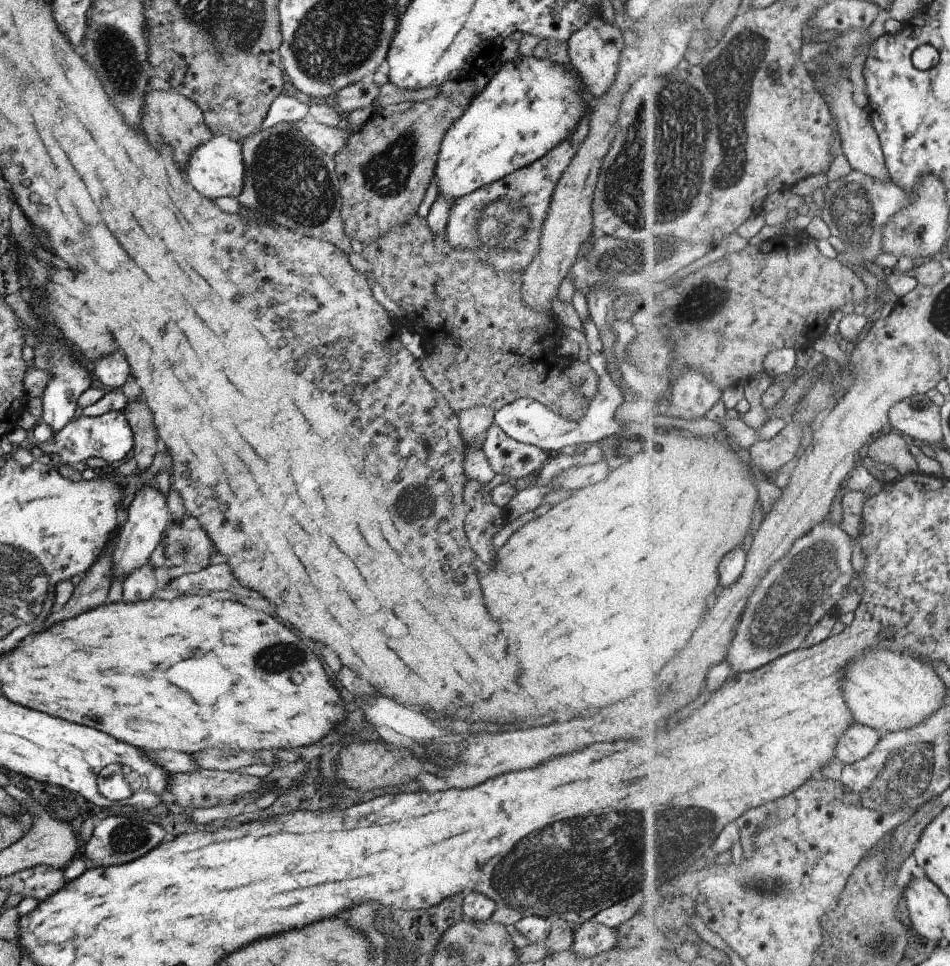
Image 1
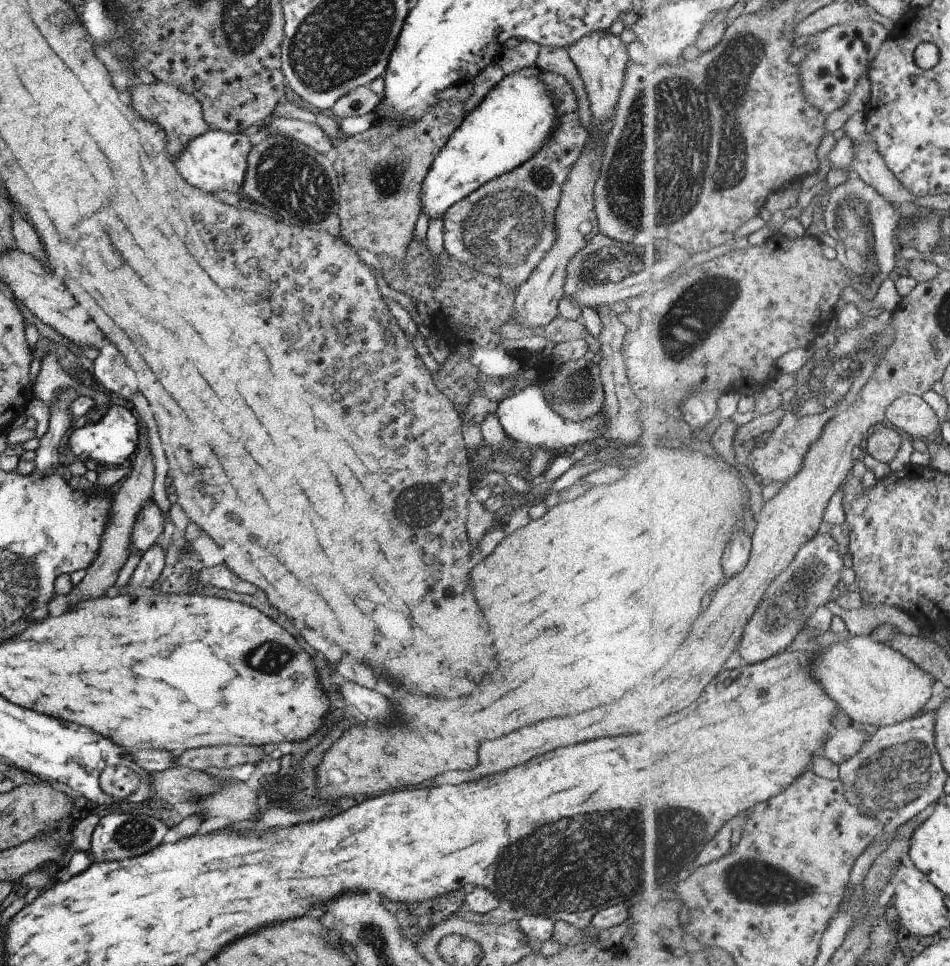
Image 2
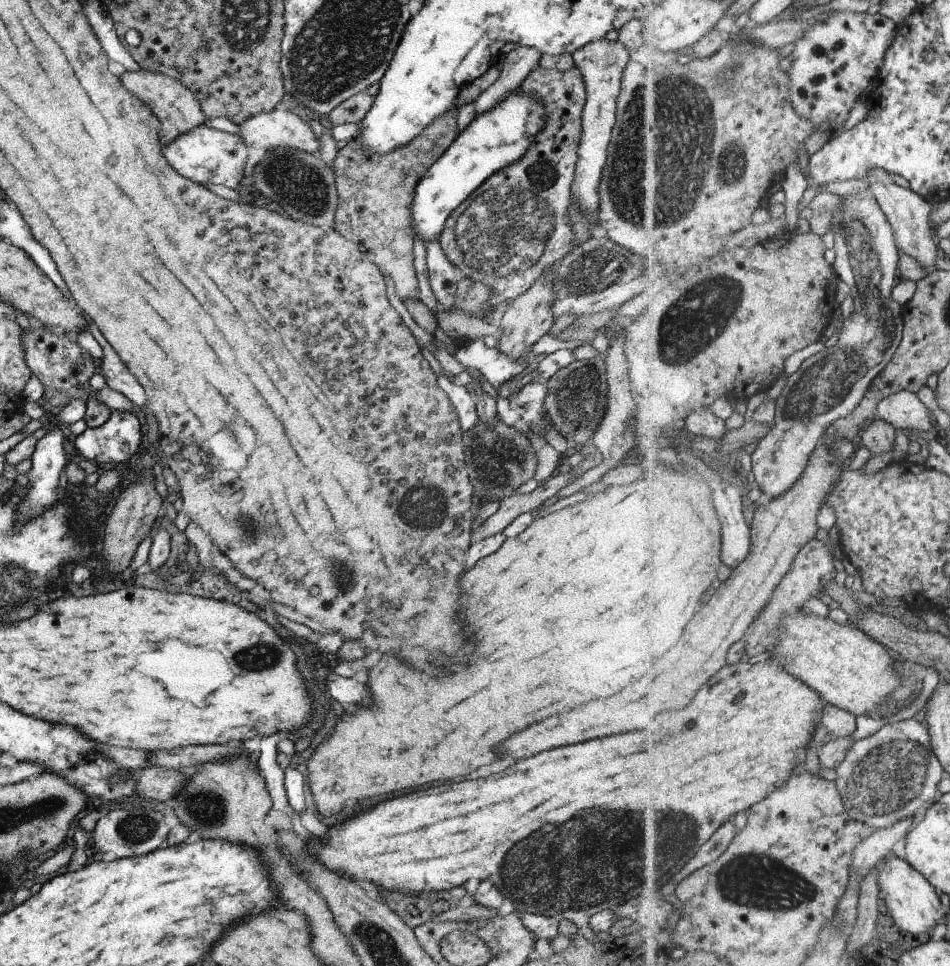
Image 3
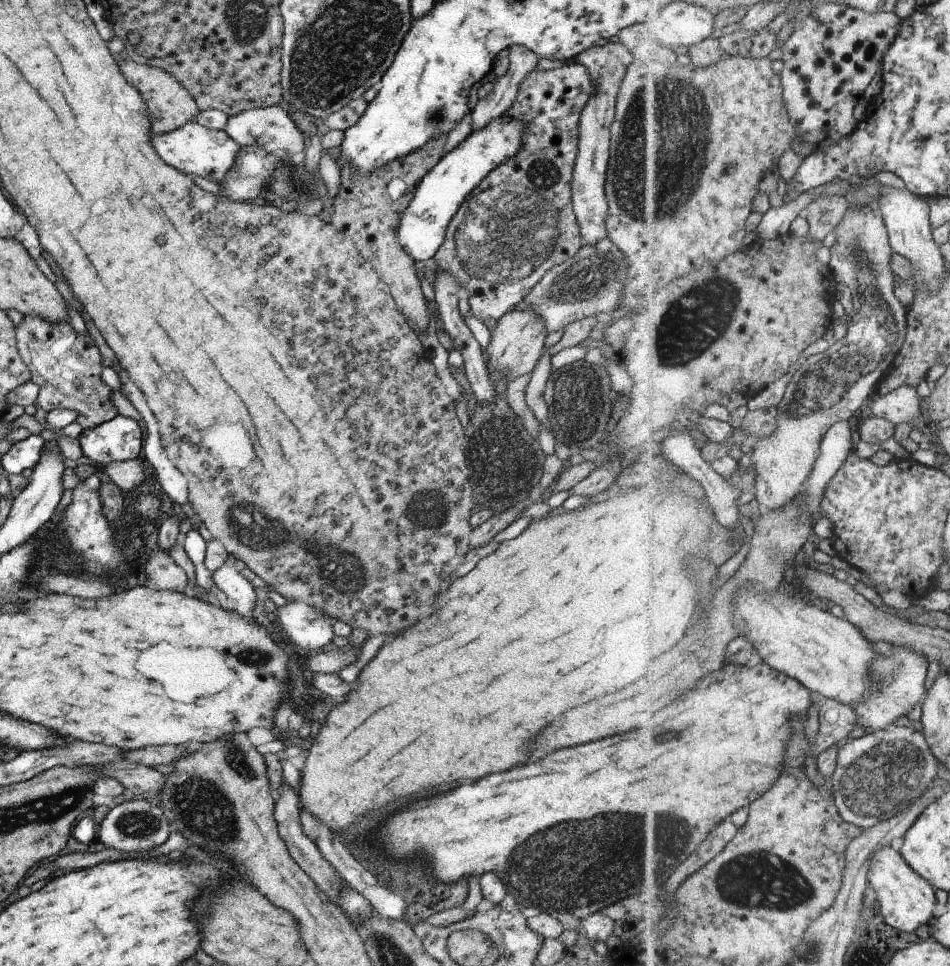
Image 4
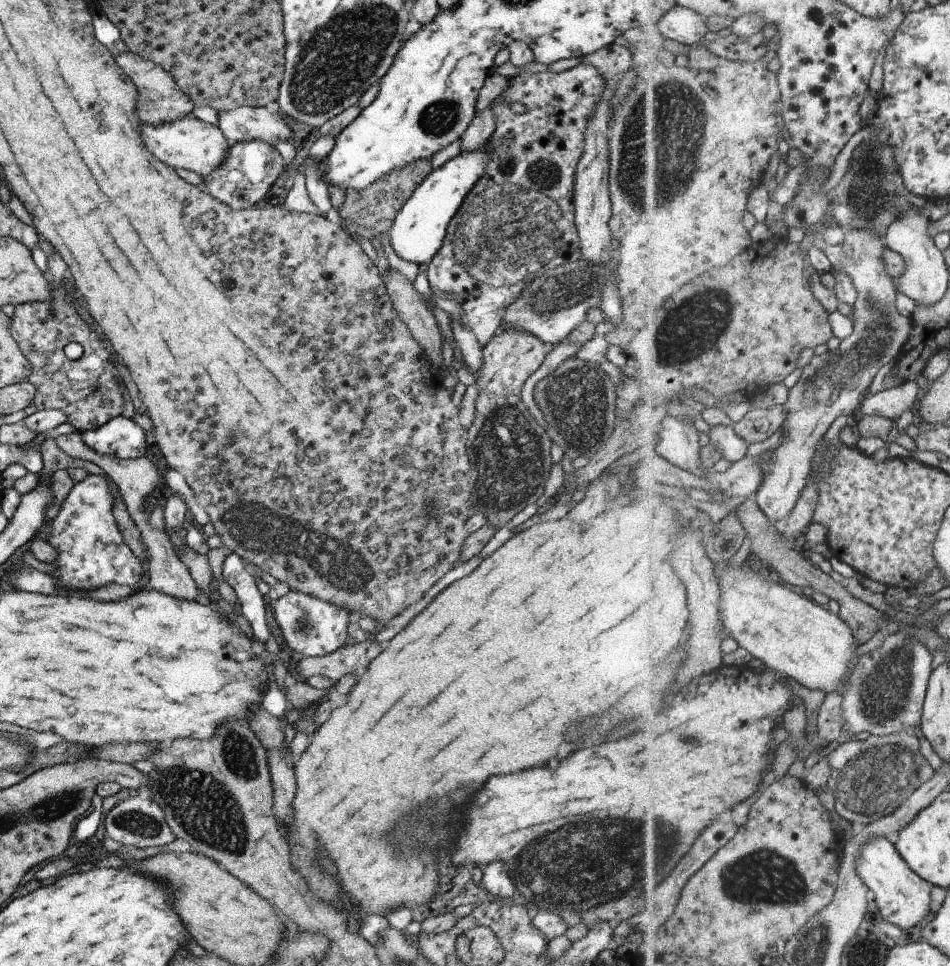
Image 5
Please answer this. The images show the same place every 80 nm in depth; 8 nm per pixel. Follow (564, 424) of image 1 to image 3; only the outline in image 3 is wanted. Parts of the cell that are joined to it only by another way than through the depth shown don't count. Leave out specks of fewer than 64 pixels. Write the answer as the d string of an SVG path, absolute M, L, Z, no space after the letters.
M527 383L514 396L498 398L496 402L496 416L505 426L513 427L522 435L529 431L539 432L547 426L550 418L544 409L544 383Z

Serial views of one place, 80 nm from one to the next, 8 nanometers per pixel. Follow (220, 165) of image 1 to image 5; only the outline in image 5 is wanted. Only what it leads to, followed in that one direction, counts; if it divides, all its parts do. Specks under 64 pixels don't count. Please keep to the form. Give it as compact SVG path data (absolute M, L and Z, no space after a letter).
M192 114L156 127L142 124L140 136L142 143L157 160L172 169L181 168L183 170L184 168L202 177L211 174L222 163L230 147L219 127L203 123L199 119L195 119Z

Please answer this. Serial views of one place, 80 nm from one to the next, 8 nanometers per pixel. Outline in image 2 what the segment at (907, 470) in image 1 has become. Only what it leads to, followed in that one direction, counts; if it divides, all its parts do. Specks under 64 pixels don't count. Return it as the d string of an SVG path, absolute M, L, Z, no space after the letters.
M887 422L879 425L866 439L866 452L875 459L888 463L899 454L903 438Z

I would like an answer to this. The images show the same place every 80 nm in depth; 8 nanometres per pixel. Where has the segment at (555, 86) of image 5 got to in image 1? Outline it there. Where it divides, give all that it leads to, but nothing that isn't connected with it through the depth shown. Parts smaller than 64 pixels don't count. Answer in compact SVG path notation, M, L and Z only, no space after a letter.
M570 136L554 146L545 156L529 163L526 167L517 169L511 174L451 202L444 228L450 247L471 249L476 252L476 257L479 260L492 264L496 269L500 271L519 271L521 274L524 266L532 259L533 255L536 255L540 228L553 187L577 150L577 146L571 146L569 141Z

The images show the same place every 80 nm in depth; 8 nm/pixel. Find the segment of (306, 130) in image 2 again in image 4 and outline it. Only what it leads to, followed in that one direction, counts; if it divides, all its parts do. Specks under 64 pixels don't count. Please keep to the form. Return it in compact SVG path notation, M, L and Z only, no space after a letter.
M277 105L244 110L238 112L235 116L227 117L227 123L223 130L233 142L236 142L242 148L259 147L270 155L289 152L301 157L307 146L303 143L303 134L297 129L289 115L288 109Z

